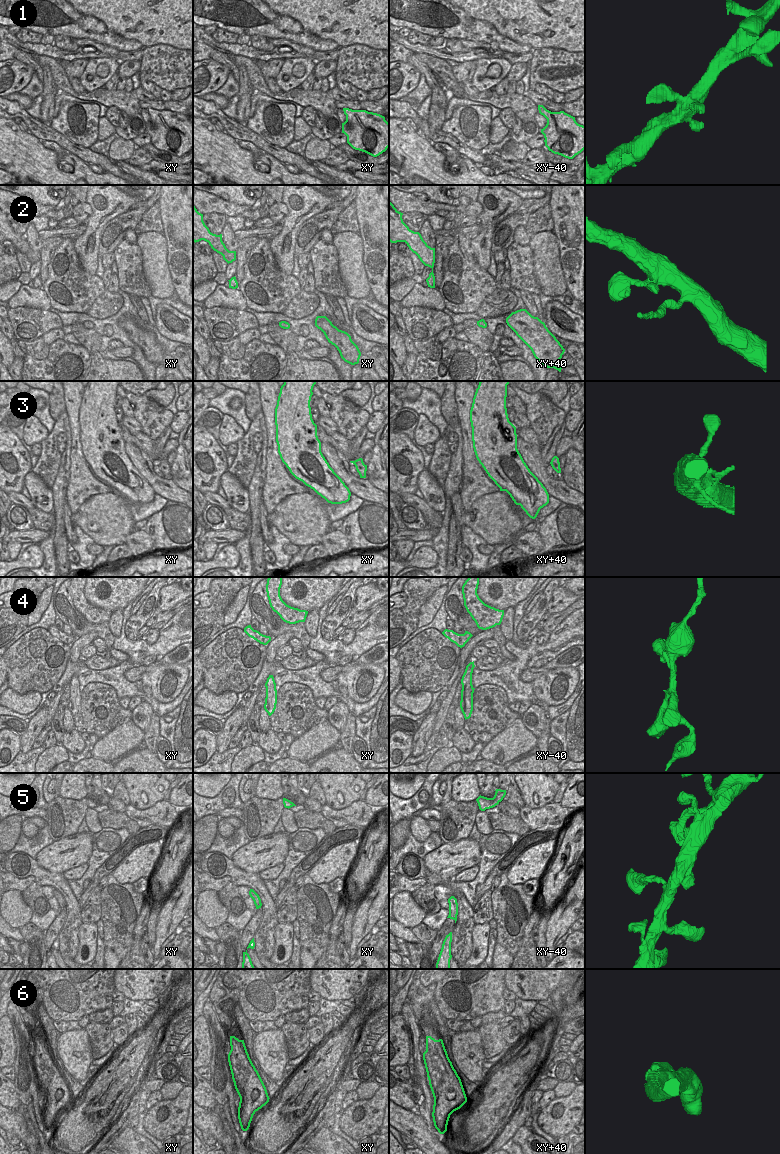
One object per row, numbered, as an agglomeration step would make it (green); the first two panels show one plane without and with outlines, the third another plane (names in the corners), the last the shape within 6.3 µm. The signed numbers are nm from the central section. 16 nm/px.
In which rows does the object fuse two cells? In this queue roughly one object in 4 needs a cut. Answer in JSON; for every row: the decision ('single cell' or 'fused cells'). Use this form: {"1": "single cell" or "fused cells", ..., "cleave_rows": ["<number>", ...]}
{"1": "single cell", "2": "fused cells", "3": "fused cells", "4": "single cell", "5": "single cell", "6": "single cell", "cleave_rows": ["2", "3"]}

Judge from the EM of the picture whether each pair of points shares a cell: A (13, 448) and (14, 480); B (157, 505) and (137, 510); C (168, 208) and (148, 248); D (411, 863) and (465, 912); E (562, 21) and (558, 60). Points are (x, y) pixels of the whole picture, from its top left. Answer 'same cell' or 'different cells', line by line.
A: same cell
B: same cell
C: different cells
D: same cell
E: different cells

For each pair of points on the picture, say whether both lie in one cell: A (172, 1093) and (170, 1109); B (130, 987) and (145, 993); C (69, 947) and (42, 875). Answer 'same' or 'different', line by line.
A: different
B: same
C: same

